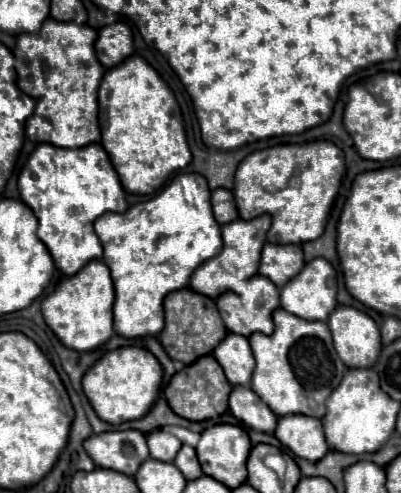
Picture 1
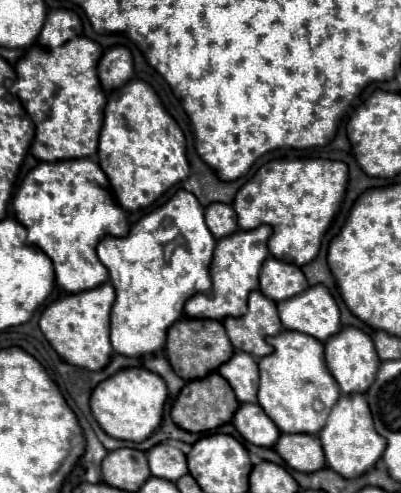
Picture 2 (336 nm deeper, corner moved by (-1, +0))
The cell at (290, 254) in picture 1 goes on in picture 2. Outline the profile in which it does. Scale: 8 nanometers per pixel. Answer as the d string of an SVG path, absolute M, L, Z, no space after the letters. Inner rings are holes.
M269 256L261 268L259 288L273 302L281 302L303 292L307 288L307 280L299 266Z

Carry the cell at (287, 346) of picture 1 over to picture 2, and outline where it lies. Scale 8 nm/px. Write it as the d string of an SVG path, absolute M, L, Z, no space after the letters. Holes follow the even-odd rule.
M283 330L279 336L275 336L275 340L271 340L271 346L273 354L259 360L261 382L257 396L261 408L281 432L317 434L327 422L327 416L341 394L339 384L335 384L335 378L331 372L327 372L323 360L323 344L303 332Z

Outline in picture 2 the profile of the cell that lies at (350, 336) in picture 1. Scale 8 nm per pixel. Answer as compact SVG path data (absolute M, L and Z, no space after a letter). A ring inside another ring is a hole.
M345 326L335 336L331 336L331 340L327 340L325 360L327 360L327 368L331 370L331 374L339 382L341 390L347 394L349 392L367 392L367 388L373 384L377 368L381 364L371 336L355 326Z

